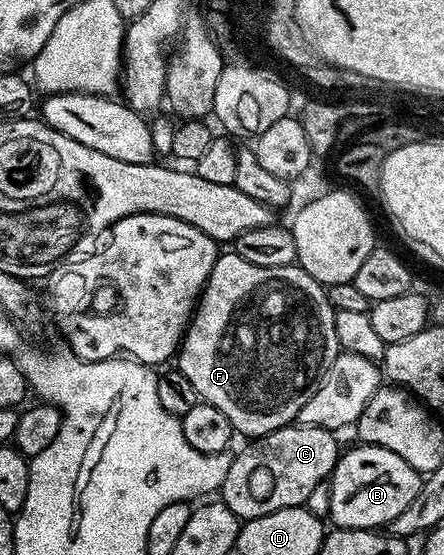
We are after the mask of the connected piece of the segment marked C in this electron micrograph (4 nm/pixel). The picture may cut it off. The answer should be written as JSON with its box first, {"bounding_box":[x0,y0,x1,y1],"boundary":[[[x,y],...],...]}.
{"bounding_box":[219,424,339,520],"boundary":[[[290,424],[260,435],[227,468],[227,480],[219,491],[220,501],[242,520],[267,516],[279,508],[305,506],[311,492],[332,474],[339,457],[338,435],[332,430]]]}

